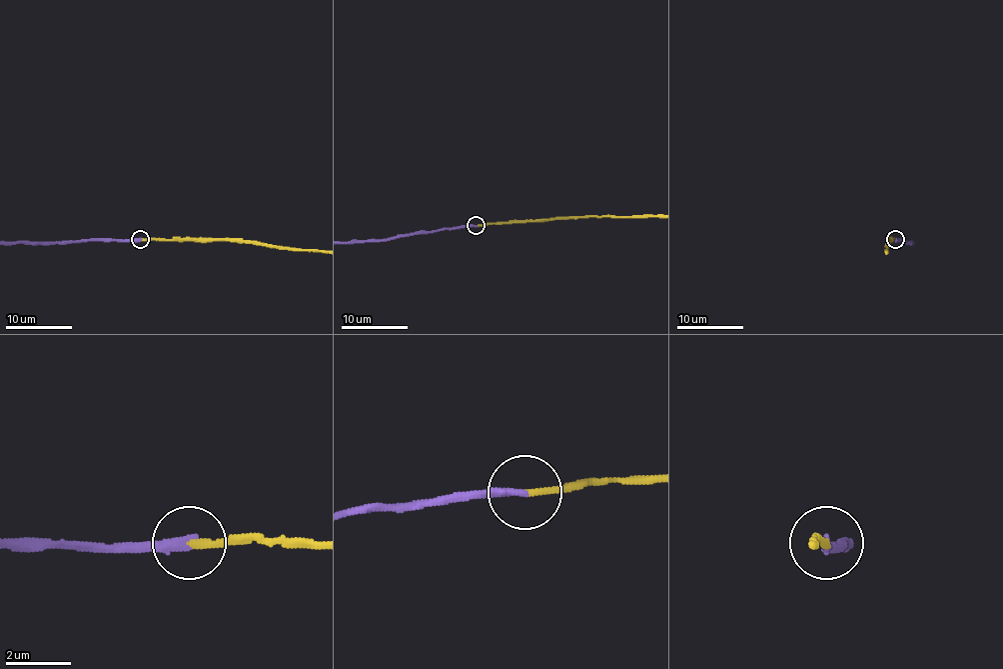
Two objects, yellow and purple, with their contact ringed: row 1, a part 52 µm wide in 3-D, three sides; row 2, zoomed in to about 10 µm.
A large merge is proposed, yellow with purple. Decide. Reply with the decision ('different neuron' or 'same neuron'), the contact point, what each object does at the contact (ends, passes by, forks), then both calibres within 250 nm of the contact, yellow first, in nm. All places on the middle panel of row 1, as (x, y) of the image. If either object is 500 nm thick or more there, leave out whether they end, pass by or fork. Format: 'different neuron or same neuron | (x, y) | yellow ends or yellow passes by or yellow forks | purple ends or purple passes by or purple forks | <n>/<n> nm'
same neuron | (476, 225) | yellow ends | purple ends | 200/280 nm

